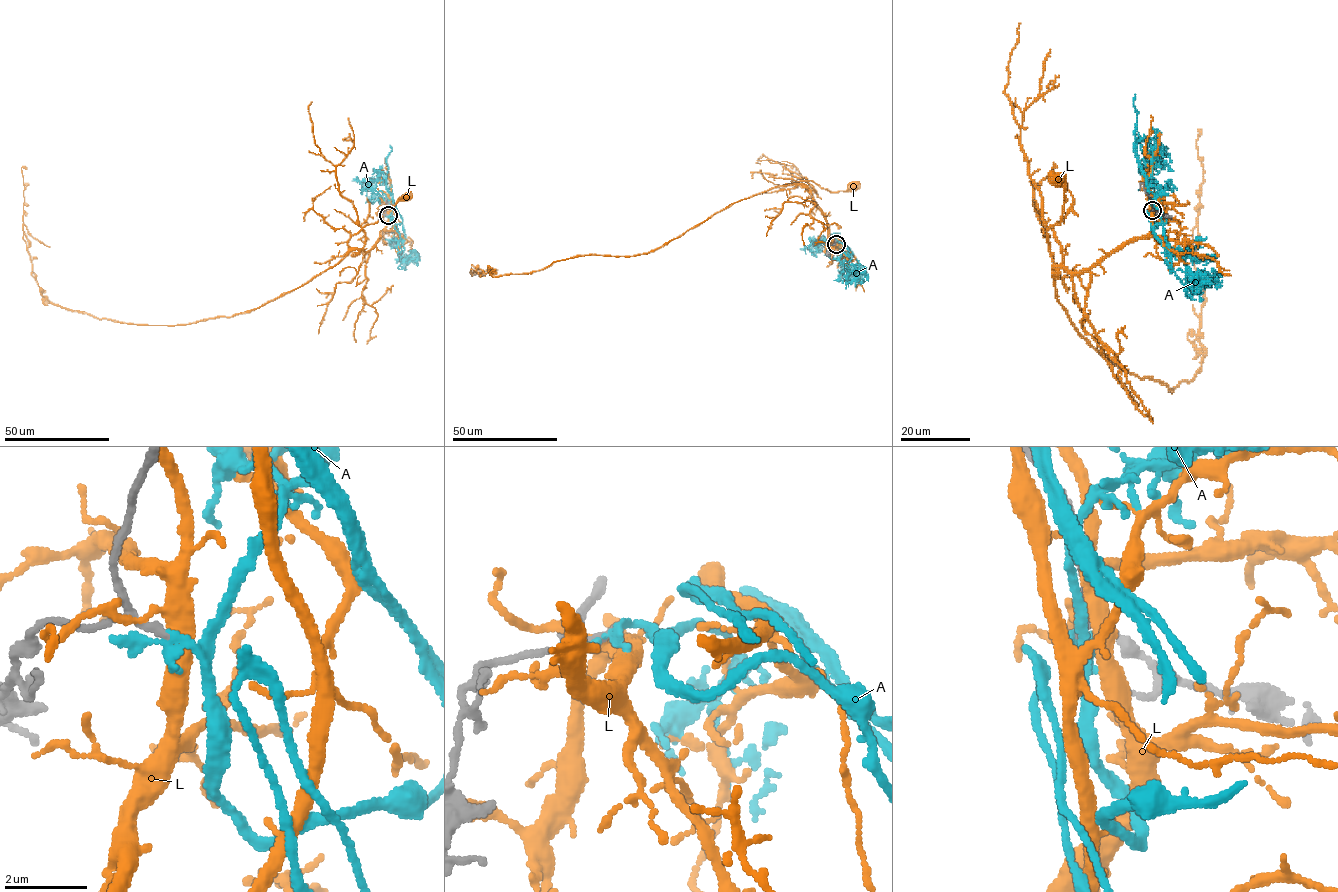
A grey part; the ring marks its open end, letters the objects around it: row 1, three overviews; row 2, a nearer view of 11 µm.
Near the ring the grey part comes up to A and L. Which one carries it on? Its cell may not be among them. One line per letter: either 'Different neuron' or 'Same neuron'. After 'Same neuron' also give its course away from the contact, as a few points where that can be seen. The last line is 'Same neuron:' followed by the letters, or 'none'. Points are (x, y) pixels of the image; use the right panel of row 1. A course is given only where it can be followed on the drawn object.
A: Same neuron. Its course: (1152, 210), (1160, 189), (1147, 185), (1140, 171), (1151, 181), (1143, 182), (1144, 168), (1161, 159), (1159, 153)
L: Different neuron
Same neuron: A

